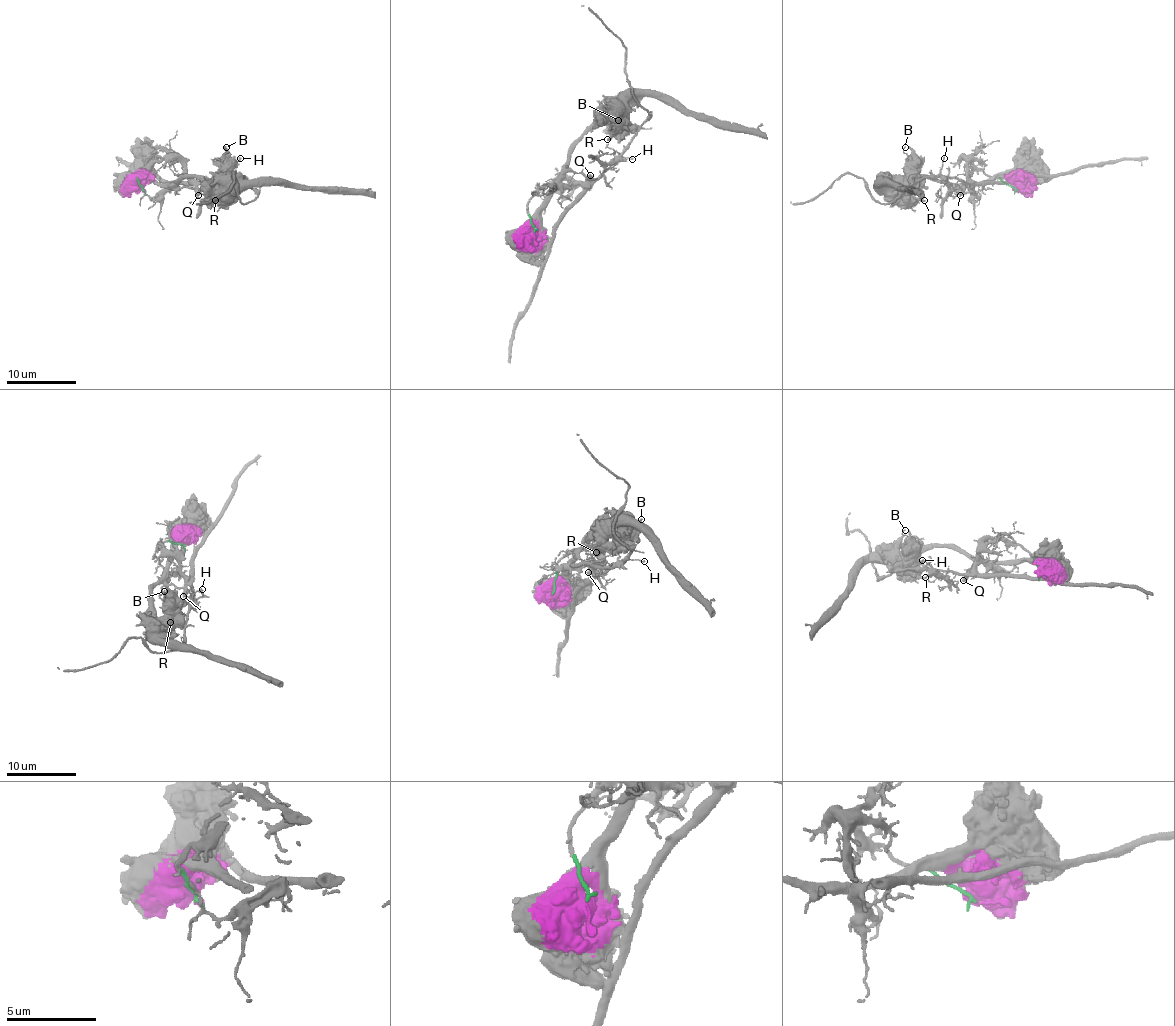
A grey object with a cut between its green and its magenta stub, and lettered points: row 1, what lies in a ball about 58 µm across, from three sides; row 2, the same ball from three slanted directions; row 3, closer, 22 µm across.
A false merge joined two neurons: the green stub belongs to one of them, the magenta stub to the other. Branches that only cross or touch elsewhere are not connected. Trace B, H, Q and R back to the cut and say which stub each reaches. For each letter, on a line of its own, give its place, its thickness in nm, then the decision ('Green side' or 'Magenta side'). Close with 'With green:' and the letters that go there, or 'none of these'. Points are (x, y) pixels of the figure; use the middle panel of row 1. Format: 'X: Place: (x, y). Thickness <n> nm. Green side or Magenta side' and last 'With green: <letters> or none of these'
B: Place: (618, 120). Thickness 110 nm. Magenta side
H: Place: (632, 159). Thickness 130 nm. Green side
Q: Place: (590, 175). Thickness 440 nm. Green side
R: Place: (607, 139). Thickness 280 nm. Magenta side
With green: H, Q

